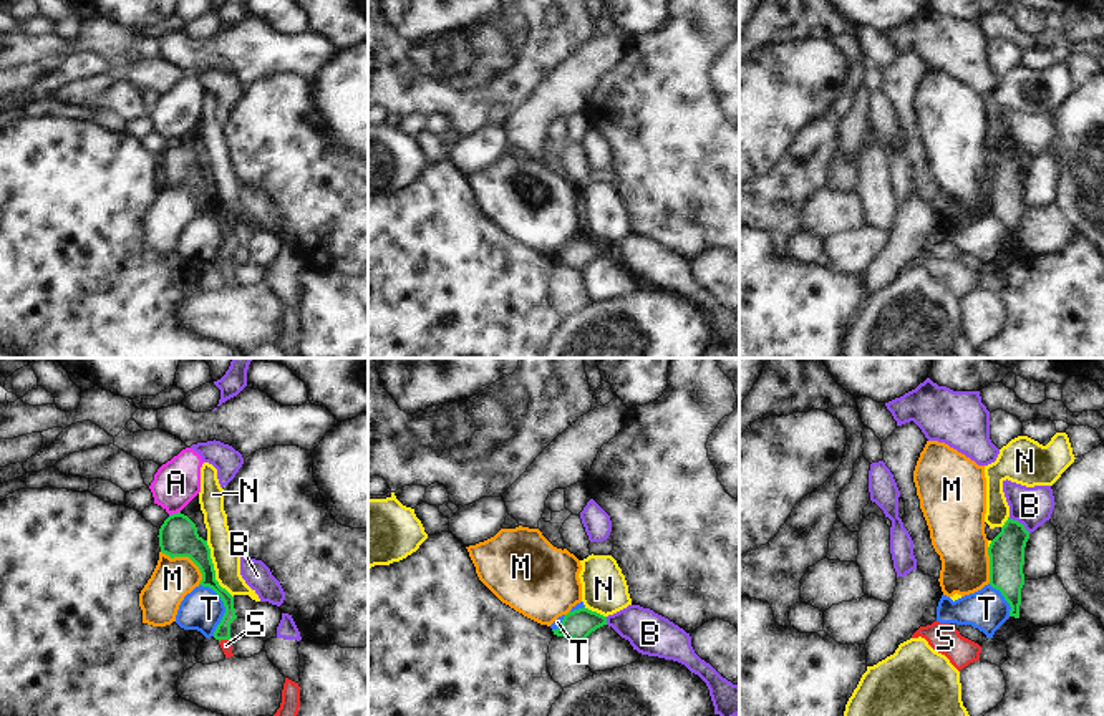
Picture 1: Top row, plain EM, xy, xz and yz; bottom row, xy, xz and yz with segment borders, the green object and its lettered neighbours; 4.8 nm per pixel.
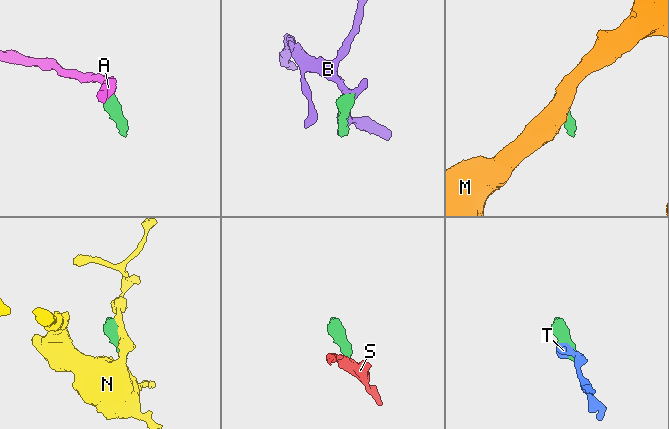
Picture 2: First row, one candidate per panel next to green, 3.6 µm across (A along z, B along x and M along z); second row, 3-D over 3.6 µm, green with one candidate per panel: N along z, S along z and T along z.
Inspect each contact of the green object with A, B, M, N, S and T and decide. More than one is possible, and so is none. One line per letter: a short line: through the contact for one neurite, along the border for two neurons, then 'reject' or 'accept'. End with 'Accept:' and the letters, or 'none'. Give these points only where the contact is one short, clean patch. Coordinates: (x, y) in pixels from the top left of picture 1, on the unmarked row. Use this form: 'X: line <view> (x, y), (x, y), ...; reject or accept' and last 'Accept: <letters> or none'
A: line xy (179, 140), (169, 145); reject
B: reject
M: line xy (161, 179), (171, 186), (188, 186), (198, 196), (201, 211); reject
N: reject
S: line xy (222, 261), (224, 267), (226, 274); accept
T: line xy (199, 212), (211, 217), (224, 236), (224, 244), (213, 264); reject
Accept: S

